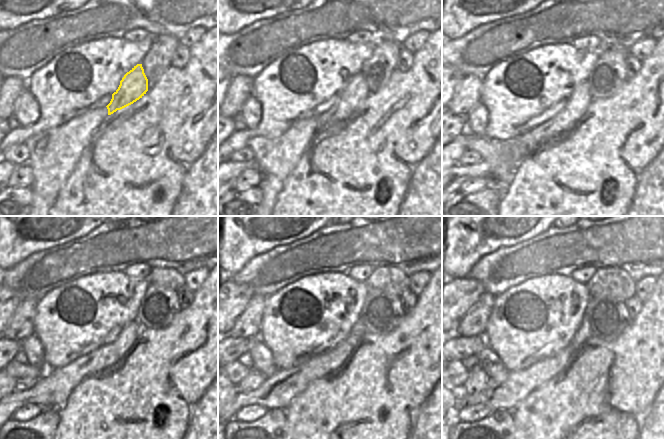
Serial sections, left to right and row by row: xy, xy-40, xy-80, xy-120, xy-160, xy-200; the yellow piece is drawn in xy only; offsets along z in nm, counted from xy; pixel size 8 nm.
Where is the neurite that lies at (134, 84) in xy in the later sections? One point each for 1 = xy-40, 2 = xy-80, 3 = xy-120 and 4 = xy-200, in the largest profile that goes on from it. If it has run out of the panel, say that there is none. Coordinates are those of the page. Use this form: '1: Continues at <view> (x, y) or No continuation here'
1: Continues at xy-40 (355, 91)
2: Continues at xy-80 (578, 101)
3: Continues at xy-120 (52, 390)
4: Continues at xy-200 (506, 395)

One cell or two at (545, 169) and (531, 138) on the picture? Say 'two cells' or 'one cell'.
two cells

